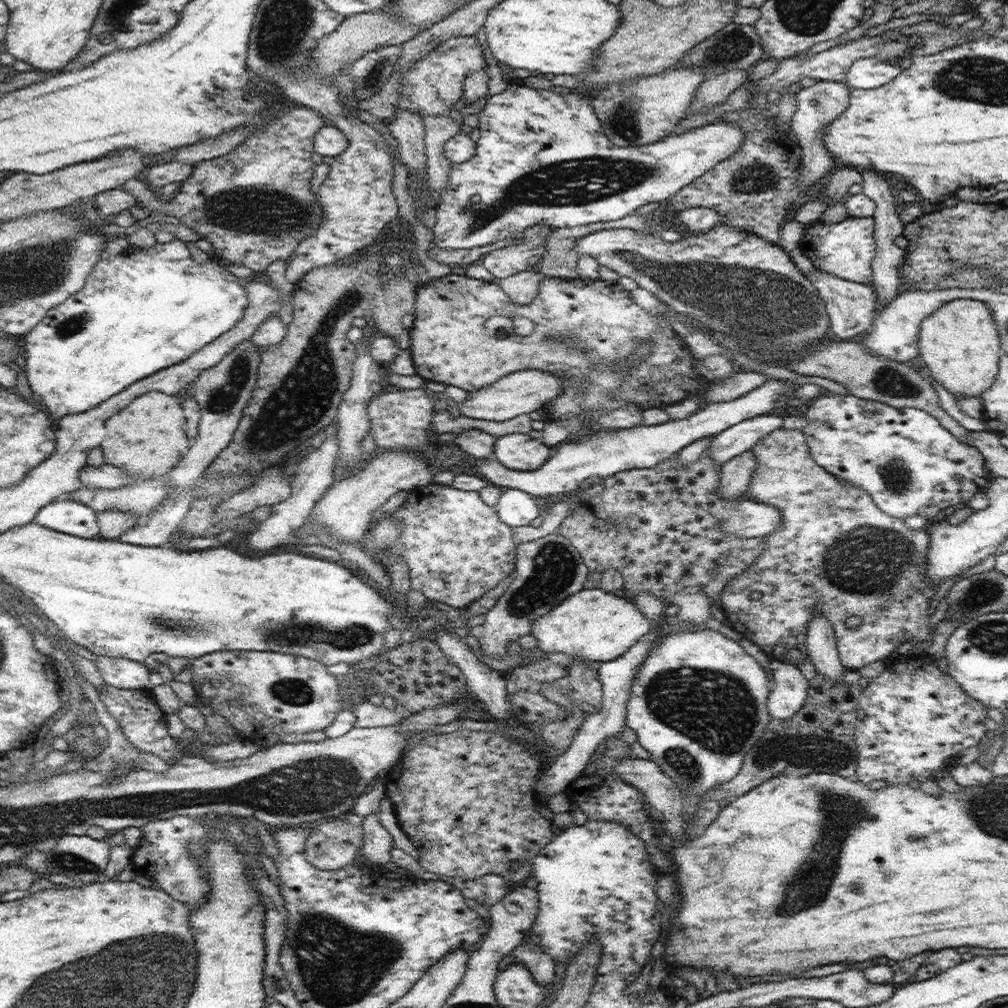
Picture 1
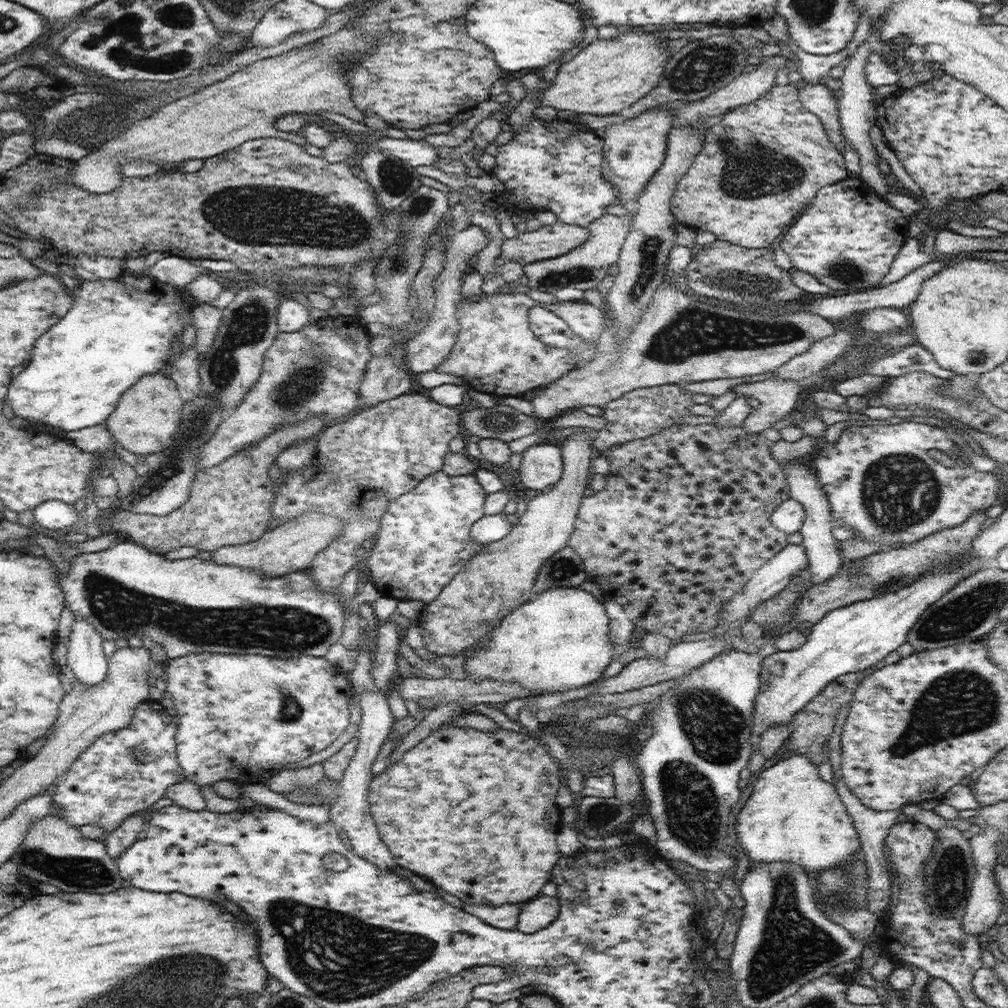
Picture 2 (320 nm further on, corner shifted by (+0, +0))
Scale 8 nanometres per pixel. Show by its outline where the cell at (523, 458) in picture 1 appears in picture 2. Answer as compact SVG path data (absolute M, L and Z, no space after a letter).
M542 443L532 445L522 453L519 476L524 486L546 491L548 486L554 486L562 478L561 447Z

